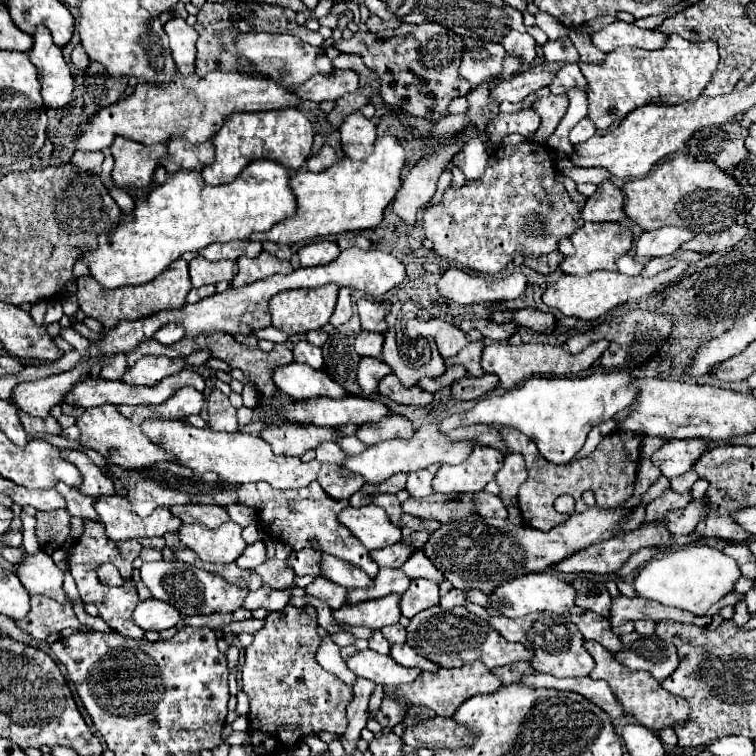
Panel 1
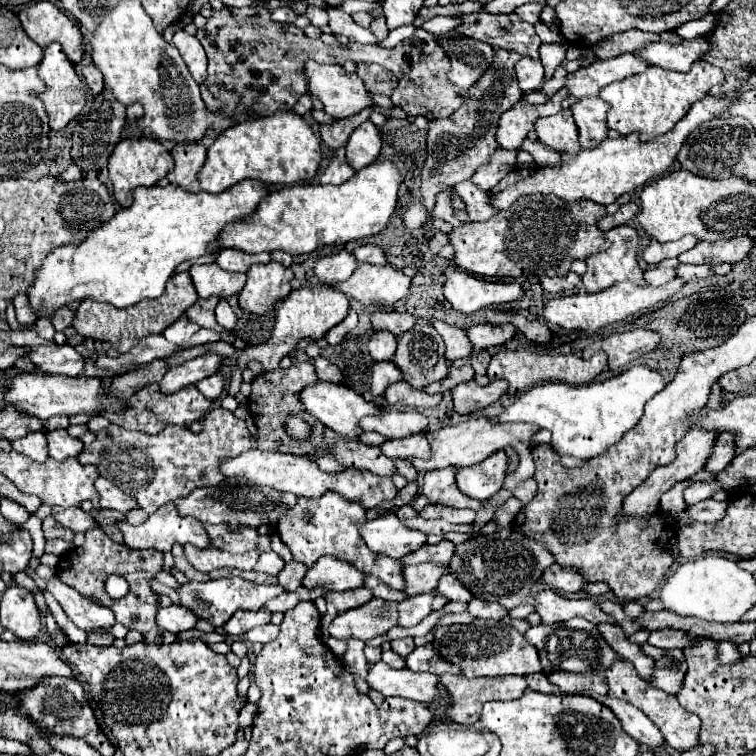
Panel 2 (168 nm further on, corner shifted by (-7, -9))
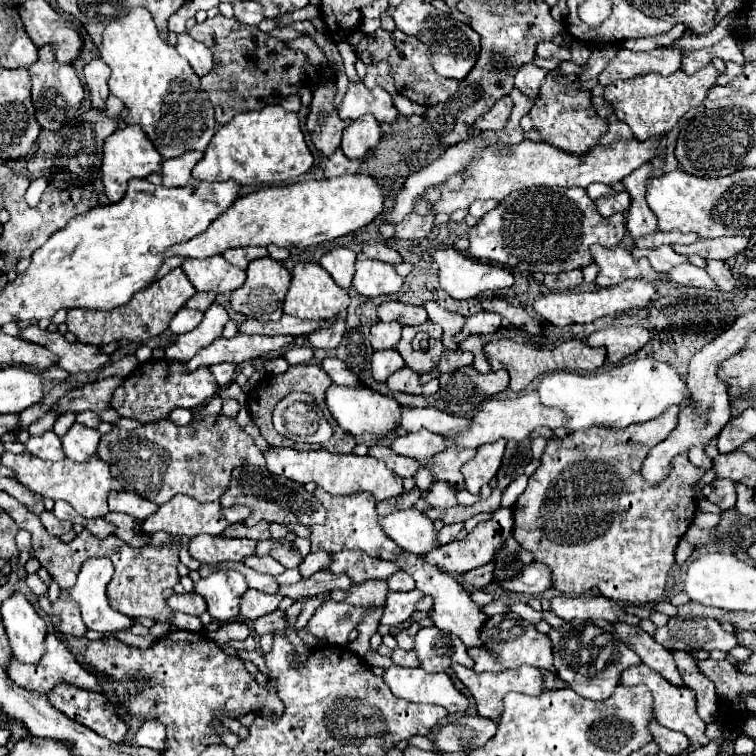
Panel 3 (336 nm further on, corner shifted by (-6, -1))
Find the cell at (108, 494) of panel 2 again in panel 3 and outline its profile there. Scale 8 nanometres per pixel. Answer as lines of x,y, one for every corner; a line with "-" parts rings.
112,490
112,494
108,496
108,506
112,512
124,512
138,520
144,520
158,510
154,502
148,502
132,492
116,492
116,490

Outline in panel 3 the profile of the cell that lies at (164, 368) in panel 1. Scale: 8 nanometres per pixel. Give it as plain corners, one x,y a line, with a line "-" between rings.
236,334
234,338
216,338
212,344
198,350
194,358
184,362
186,370
196,370
200,366
212,366
222,362
242,364
248,360
256,360
268,352
280,350
288,346
294,338
292,336
248,336

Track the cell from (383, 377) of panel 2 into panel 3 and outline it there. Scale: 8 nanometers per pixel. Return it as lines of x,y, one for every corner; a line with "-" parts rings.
394,348
374,352
374,356
372,356
372,376
374,376
376,382
386,382
386,378
400,368
404,368
404,360

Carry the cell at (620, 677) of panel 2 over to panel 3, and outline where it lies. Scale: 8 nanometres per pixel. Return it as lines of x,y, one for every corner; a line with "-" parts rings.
644,664
630,666
628,670
624,670
624,674
620,676
620,684
624,684
624,686
638,686
638,684
648,686
652,696
654,696
654,718
656,718
658,724
662,724
666,728
672,728
676,732
682,732
692,742
694,748
700,748
700,746
708,744
708,738
704,736
706,724
704,724
704,720
696,712
696,694
692,694
690,688
686,688
686,686
672,686
660,674
656,674
654,670
650,670

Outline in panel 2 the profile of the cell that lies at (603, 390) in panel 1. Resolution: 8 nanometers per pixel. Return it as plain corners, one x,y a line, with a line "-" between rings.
633,366
605,382
571,386
565,382
545,382
519,396
497,418
503,422
531,422
553,434
551,446
557,454
571,454
589,460
617,444
643,416
645,404
665,388
659,372
647,366

